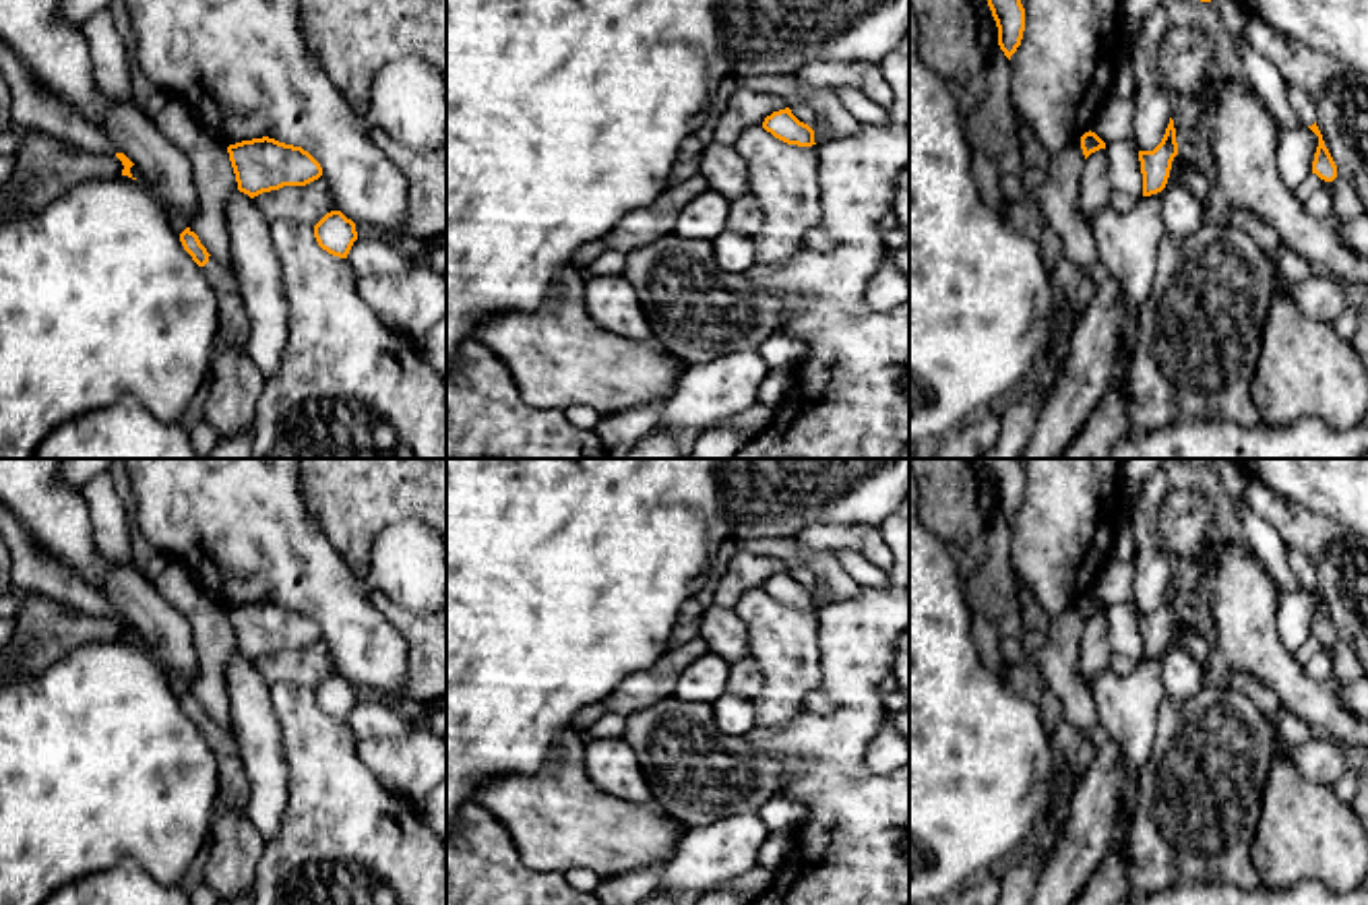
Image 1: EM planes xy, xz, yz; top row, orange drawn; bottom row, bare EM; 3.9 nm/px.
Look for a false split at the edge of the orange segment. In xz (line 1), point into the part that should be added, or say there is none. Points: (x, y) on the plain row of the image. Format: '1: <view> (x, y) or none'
1: none

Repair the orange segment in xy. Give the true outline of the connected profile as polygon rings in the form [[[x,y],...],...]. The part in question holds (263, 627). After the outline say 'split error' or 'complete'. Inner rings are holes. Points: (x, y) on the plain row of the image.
[[[269,599],[229,607],[227,616],[238,653],[250,661],[283,649],[306,649],[322,638],[308,614]]] | complete

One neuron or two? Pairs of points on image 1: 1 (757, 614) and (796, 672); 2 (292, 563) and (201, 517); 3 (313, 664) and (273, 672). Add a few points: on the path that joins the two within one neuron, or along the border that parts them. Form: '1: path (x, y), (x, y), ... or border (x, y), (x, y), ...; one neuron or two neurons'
1: path (771, 629), (784, 641), (790, 658); one neuron
2: path (269, 548), (232, 517), (224, 517); one neuron
3: path (302, 666), (284, 666); one neuron

